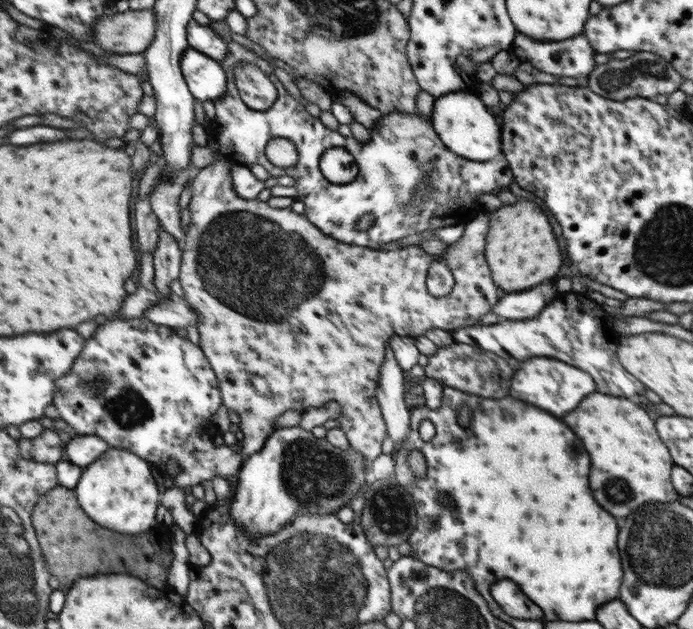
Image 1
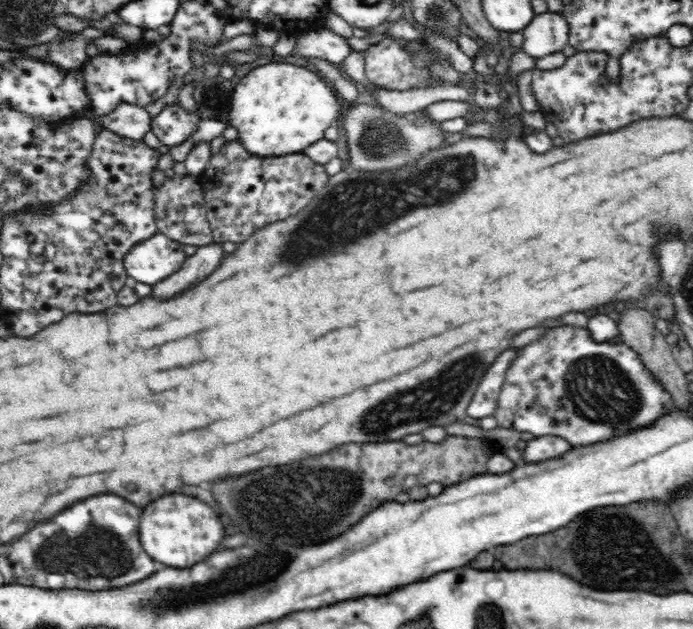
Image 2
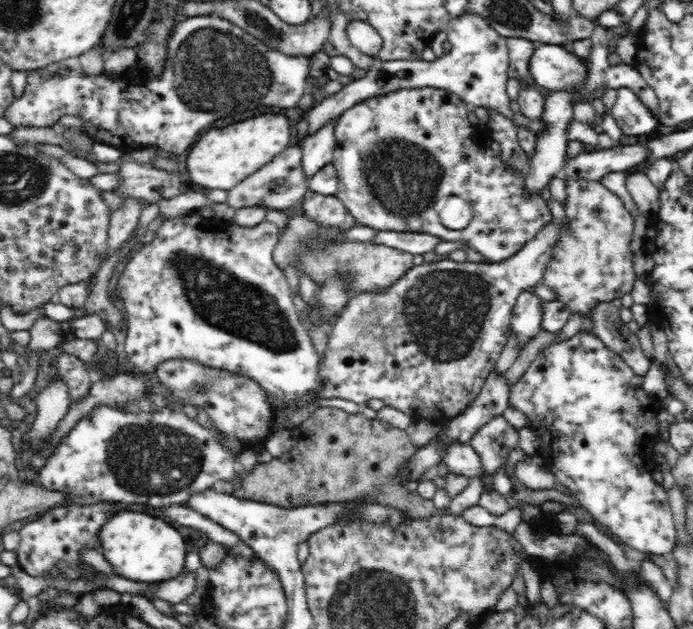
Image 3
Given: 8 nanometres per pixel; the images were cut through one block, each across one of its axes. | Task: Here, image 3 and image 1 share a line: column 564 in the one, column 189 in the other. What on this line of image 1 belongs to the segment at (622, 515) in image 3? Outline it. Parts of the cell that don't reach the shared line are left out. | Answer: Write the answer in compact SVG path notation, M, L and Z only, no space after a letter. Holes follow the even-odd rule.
M143 317L118 319L114 324L98 326L98 330L87 341L88 348L83 348L84 356L80 356L80 360L76 360L76 368L72 368L72 372L68 372L68 376L64 376L64 380L60 380L60 388L56 388L56 404L54 406L58 410L59 418L64 420L70 428L73 428L78 435L92 434L99 436L102 440L106 440L110 447L124 448L124 450L136 452L136 456L158 464L171 477L174 486L178 488L185 489L188 486L192 487L195 484L201 484L205 480L211 481L215 476L226 479L229 476L239 474L244 459L242 454L233 446L226 444L217 446L214 444L214 437L219 433L219 429L212 421L212 416L223 405L223 400L215 370L212 370L207 356L199 345L193 344L186 337L181 337L175 329L154 324Z

